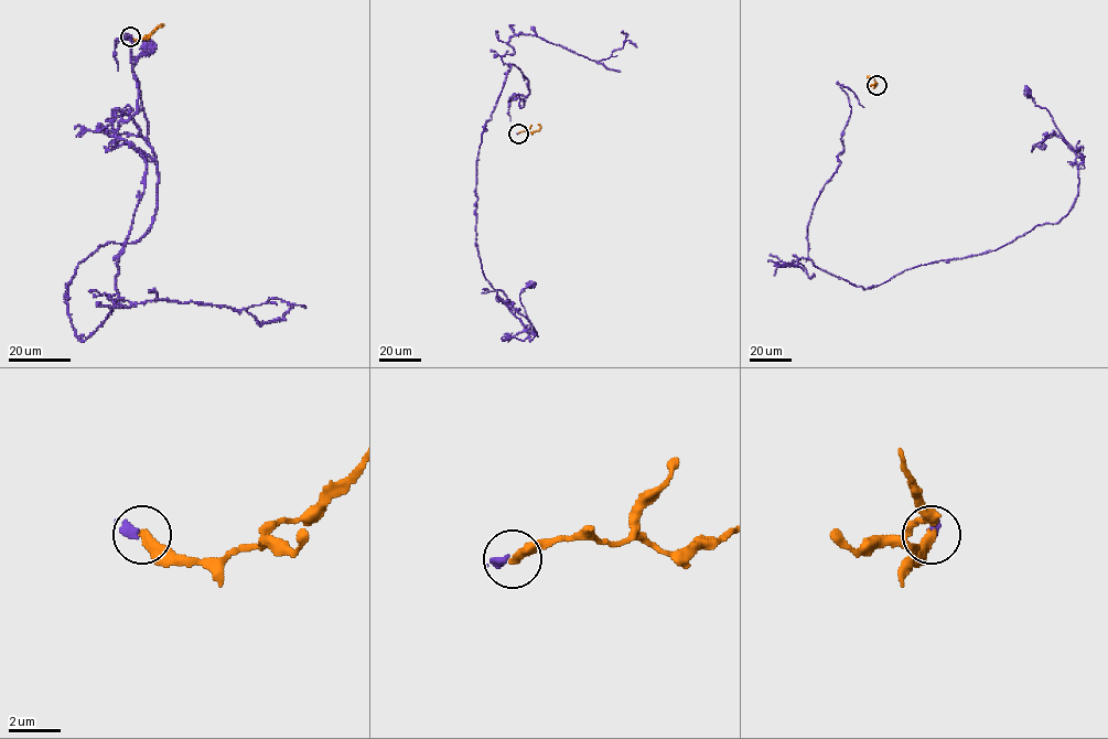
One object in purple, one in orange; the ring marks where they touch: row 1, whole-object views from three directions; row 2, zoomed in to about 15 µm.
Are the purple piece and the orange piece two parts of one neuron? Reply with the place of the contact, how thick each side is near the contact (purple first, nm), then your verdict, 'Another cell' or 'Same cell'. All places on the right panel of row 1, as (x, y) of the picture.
Place: (877, 85). Thickness 320 nm (purple) against 400 nm. Another cell

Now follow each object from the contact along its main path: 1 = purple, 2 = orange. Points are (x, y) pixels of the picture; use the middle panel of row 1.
1: (518, 132), (509, 63), (475, 243), (537, 335), (530, 285)
2: (518, 132), (539, 130), (538, 124)

